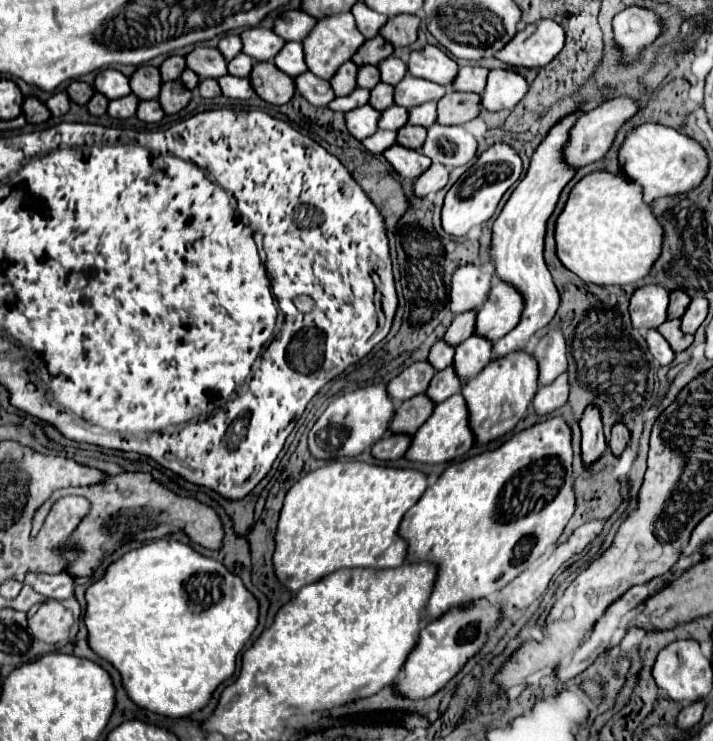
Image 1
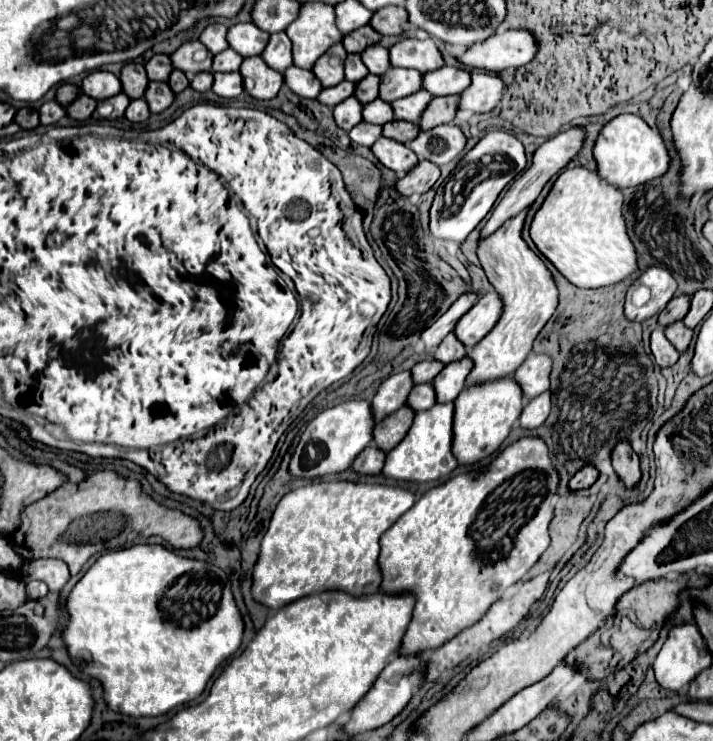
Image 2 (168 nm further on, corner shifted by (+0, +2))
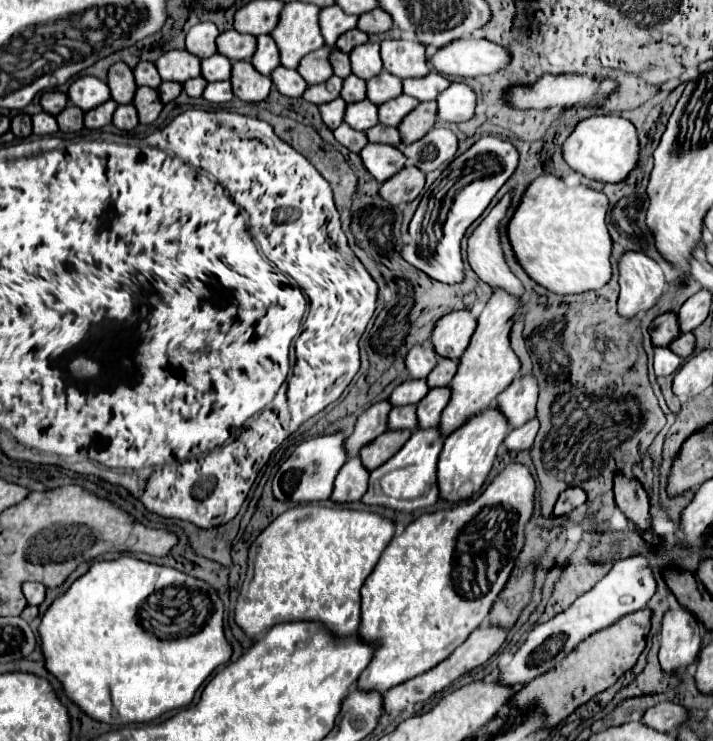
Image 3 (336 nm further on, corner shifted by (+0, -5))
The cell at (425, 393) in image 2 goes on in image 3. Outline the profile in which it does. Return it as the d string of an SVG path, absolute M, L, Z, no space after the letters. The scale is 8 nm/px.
M416 406L392 408L388 414L388 430L416 430Z

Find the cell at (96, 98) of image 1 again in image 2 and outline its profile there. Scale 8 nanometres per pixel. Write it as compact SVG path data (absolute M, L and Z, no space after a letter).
M82 93L82 95L72 103L72 105L68 105L66 111L68 111L68 117L78 119L78 121L86 121L86 119L92 117L96 105L98 105L96 99L92 99L92 97L88 97L88 95Z

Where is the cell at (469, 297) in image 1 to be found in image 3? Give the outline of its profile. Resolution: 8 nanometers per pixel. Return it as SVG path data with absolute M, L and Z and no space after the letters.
M414 346L406 356L406 370L412 380L426 378L434 366L436 366L436 352L432 348Z

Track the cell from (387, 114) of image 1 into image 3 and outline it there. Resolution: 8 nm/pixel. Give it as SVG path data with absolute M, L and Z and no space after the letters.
M360 100L356 104L348 104L346 106L344 120L354 130L368 130L368 128L378 124L376 112L378 112L376 104L372 104L370 100Z

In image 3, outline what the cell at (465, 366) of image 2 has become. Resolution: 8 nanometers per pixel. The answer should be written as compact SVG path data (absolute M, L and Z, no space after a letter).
M432 388L424 400L418 402L418 428L434 428L440 424L440 414L450 400L450 388Z

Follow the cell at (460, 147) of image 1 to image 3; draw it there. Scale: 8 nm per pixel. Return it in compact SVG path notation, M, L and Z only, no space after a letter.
M432 128L426 136L408 146L402 146L400 150L406 156L406 164L412 164L426 174L454 160L458 138L448 128Z

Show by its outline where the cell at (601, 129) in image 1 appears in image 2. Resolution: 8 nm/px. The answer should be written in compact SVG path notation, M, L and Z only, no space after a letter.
M578 125L578 127L570 127L568 131L558 133L556 137L550 137L544 145L540 145L540 147L536 149L534 157L532 157L532 165L530 165L528 169L524 169L522 175L518 175L518 177L514 179L514 183L512 183L512 187L508 189L508 193L504 195L504 199L498 203L498 207L494 207L494 211L492 211L486 227L484 227L484 231L482 231L482 237L494 233L506 219L518 215L522 209L526 209L528 205L532 205L532 203L536 201L536 197L540 195L540 191L544 189L544 185L546 185L550 179L554 179L554 177L582 151L584 141L586 141L586 127Z

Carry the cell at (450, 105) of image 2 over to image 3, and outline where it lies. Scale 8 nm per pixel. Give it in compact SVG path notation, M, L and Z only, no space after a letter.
M420 102L404 120L398 124L402 144L412 144L424 136L436 122L436 102Z

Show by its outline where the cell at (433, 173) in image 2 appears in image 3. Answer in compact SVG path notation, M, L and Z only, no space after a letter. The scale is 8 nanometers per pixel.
M406 166L380 186L380 196L388 200L388 204L398 206L414 200L424 188L424 174L416 166Z

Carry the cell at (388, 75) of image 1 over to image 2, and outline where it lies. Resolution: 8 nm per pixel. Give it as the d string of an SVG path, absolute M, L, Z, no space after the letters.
M380 45L368 47L362 53L362 61L368 67L368 71L374 73L374 75L384 75L388 71L388 67L392 67L390 65L390 57L388 57L388 49L384 49Z

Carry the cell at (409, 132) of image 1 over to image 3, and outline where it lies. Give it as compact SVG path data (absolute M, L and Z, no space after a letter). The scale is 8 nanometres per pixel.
M376 124L374 128L368 128L366 130L366 138L368 138L368 142L380 142L380 144L390 144L390 146L398 146L400 144L398 130L382 126L382 124Z

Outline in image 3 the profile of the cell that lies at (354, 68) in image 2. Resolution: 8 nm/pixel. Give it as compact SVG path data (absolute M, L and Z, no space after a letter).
M334 48L332 52L330 52L330 64L332 64L332 72L336 74L336 76L340 76L340 78L346 78L348 74L352 74L352 70L350 70L350 60L348 60L348 54L344 54L344 52L340 52L338 48Z

